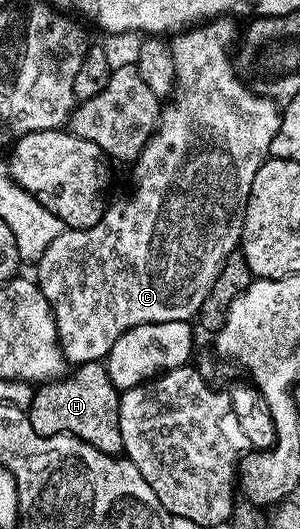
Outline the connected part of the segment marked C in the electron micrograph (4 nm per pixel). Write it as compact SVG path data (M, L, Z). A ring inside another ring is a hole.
M214 17L172 36L169 48L171 57L175 61L177 74L176 94L172 96L173 103L166 102L162 106L161 118L157 120L156 131L141 150L141 156L132 164L133 192L126 199L119 200L118 203L110 202L101 220L91 229L62 230L61 235L55 237L51 245L47 245L43 257L35 264L35 270L37 270L35 282L41 288L43 297L47 297L51 305L53 317L57 322L57 341L61 345L61 352L70 364L80 365L104 360L108 356L111 345L115 345L115 341L119 341L119 337L127 333L127 329L135 329L135 325L192 320L203 305L203 297L207 297L211 285L215 285L215 277L219 277L219 269L223 269L223 261L227 261L231 252L238 250L247 201L251 193L251 181L255 181L255 173L259 173L265 160L270 158L271 141L281 124L281 111L274 100L266 99L264 95L259 95L246 86L242 76L235 70L235 59L231 54L231 48L238 42L239 27L237 31L233 22L234 20L229 17Z

